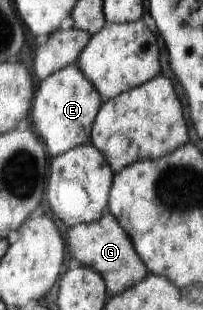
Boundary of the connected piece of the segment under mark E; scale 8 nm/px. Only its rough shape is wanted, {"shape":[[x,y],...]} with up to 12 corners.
{"shape":[[76,63],[38,84],[48,158],[84,145],[103,101]]}

